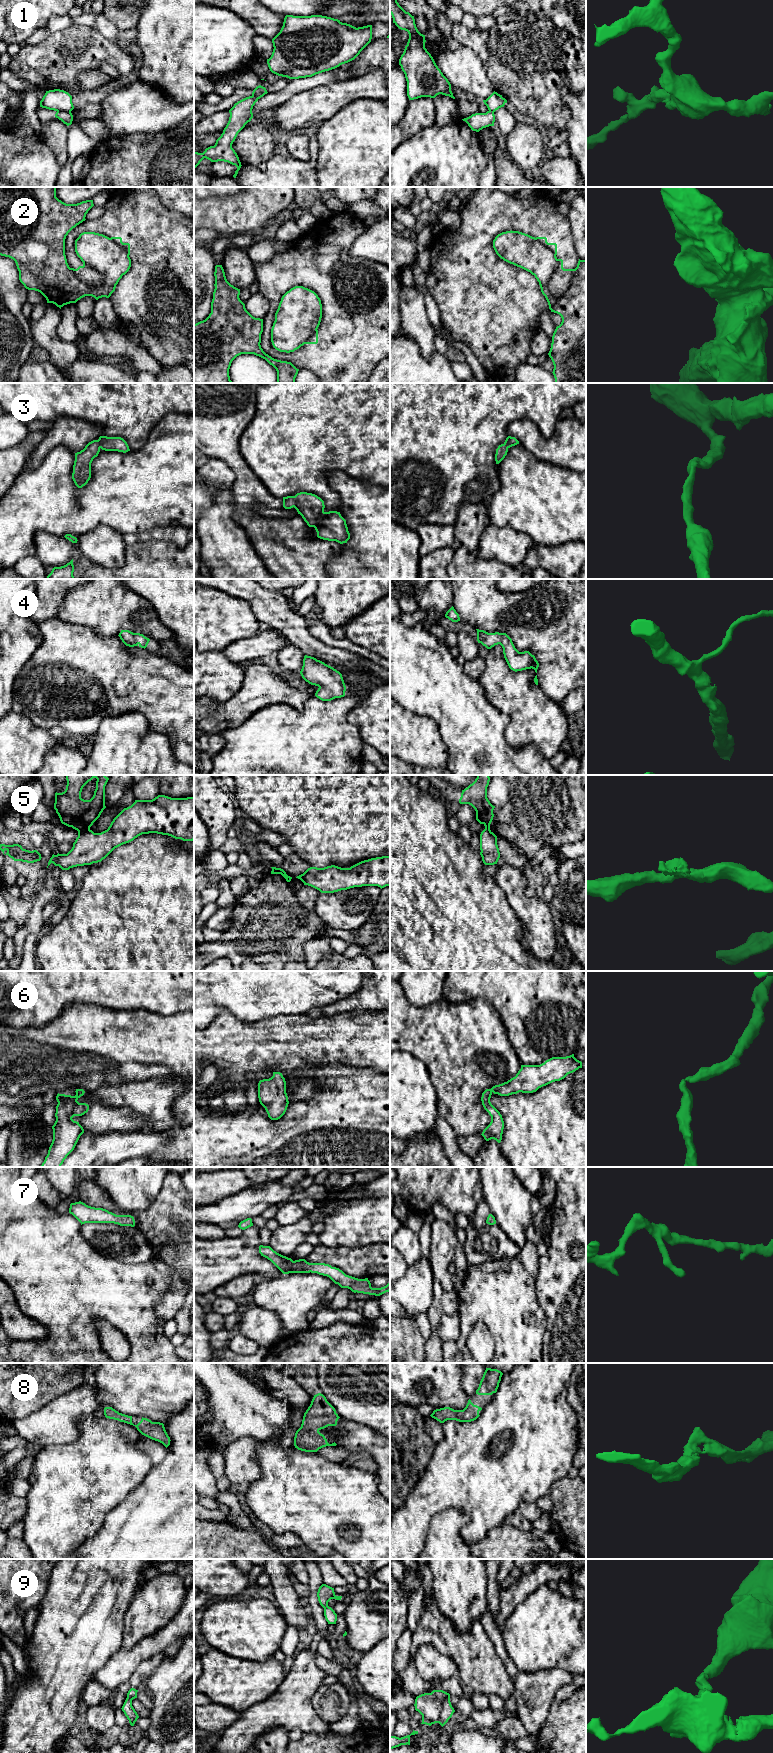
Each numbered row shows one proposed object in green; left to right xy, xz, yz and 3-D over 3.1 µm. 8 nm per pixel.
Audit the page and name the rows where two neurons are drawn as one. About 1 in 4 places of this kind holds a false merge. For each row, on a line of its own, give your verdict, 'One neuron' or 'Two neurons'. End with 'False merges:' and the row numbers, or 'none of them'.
1: Two neurons
2: Two neurons
3: One neuron
4: One neuron
5: Two neurons
6: One neuron
7: One neuron
8: One neuron
9: Two neurons
False merges: 1, 2, 5, 9

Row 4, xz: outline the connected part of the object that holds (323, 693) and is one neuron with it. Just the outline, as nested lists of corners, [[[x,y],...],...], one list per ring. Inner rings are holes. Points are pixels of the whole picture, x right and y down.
[[[304,656],[300,674],[306,682],[319,687],[315,696],[322,701],[345,696],[346,686],[342,674],[314,657]]]

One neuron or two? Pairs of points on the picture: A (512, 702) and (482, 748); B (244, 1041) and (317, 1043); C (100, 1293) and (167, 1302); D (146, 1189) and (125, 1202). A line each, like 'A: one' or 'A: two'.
A: two
B: one
C: two
D: one

